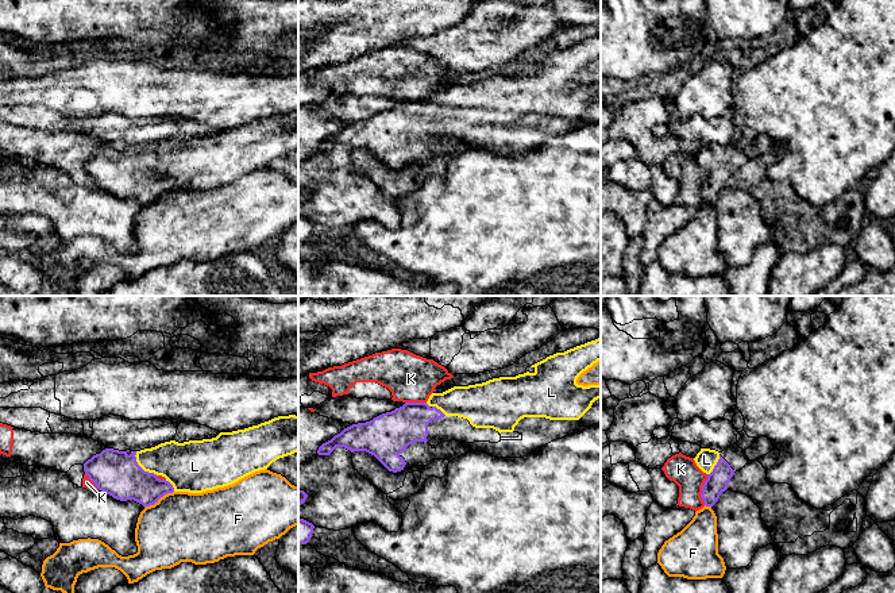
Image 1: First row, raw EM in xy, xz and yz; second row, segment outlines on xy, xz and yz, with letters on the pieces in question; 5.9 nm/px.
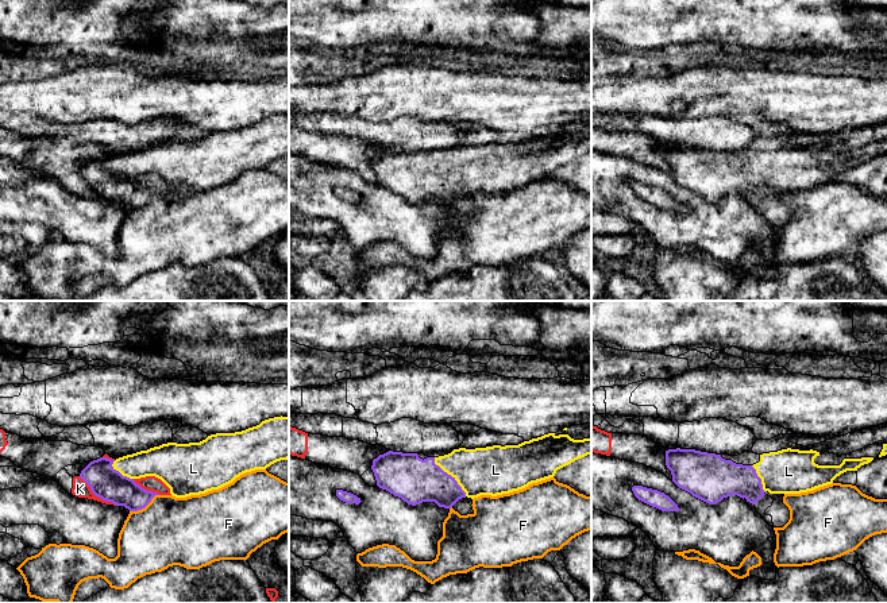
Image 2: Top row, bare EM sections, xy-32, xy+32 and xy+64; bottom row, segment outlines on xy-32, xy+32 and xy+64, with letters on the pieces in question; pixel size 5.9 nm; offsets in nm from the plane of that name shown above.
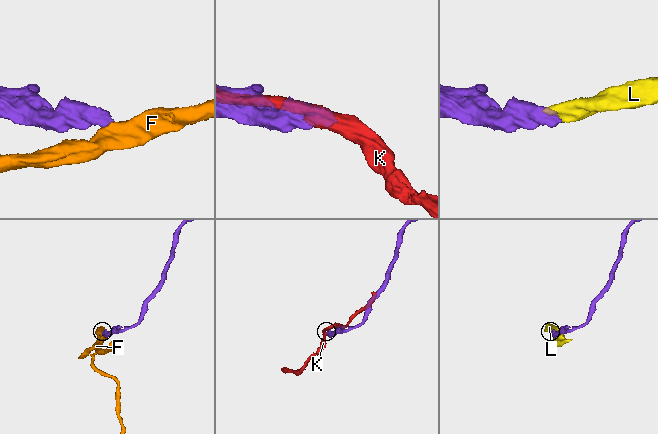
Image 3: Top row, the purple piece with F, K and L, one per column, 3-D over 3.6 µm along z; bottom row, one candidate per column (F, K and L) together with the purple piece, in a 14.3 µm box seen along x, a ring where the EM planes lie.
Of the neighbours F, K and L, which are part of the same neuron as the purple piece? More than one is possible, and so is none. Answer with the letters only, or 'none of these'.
L

